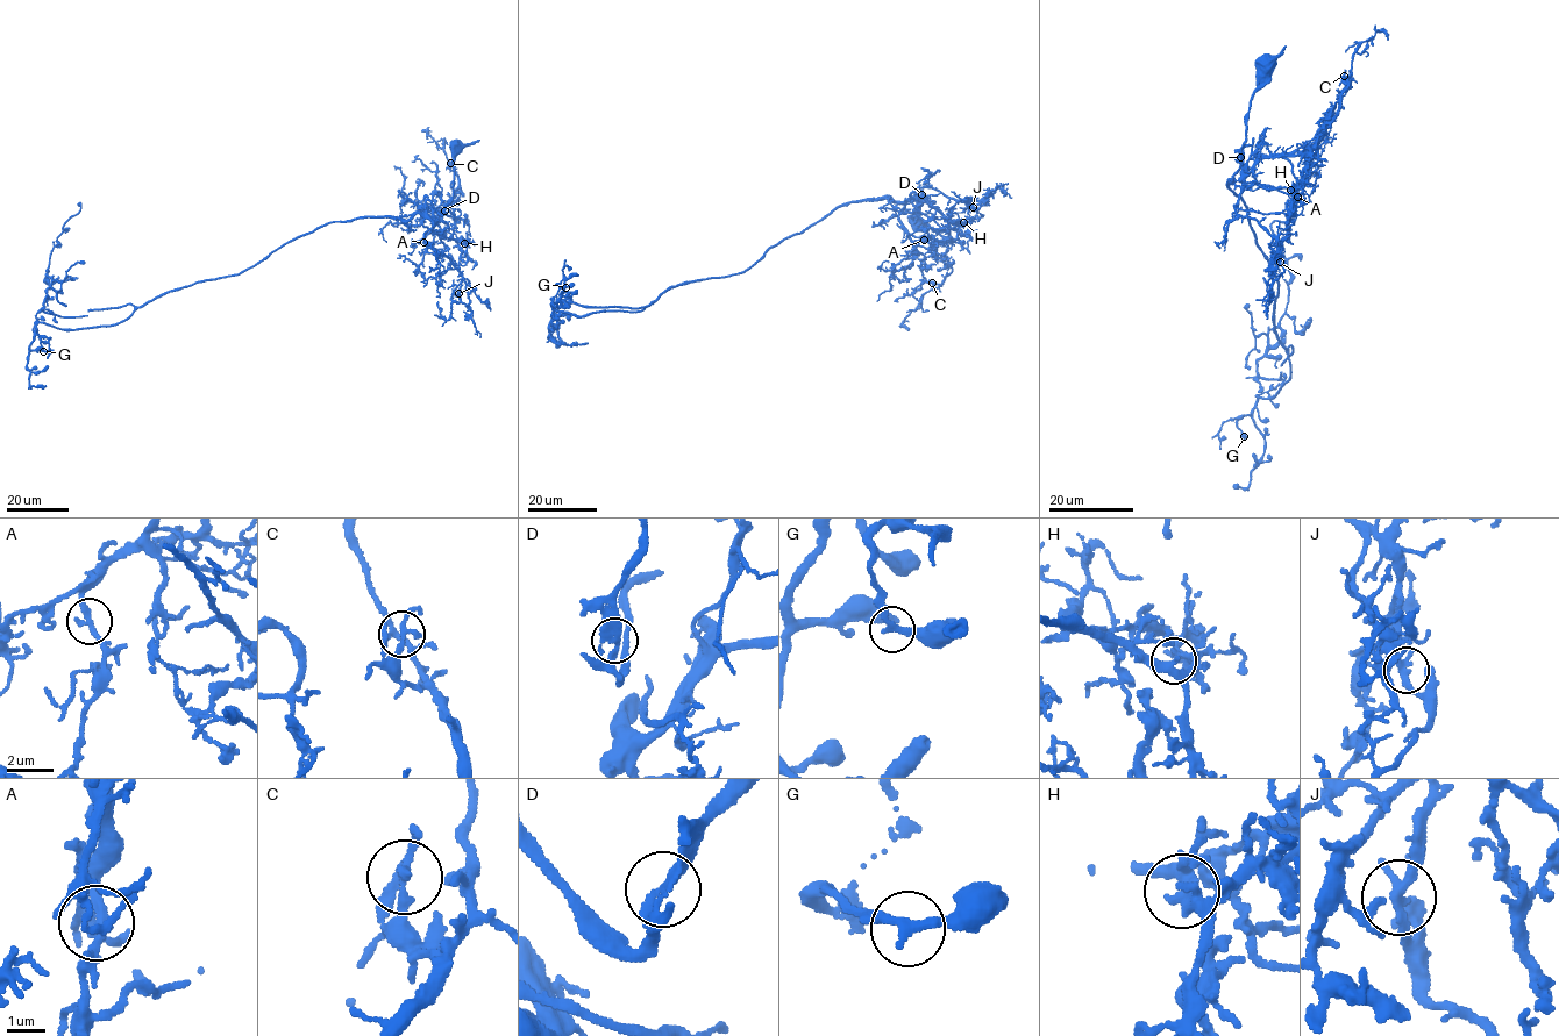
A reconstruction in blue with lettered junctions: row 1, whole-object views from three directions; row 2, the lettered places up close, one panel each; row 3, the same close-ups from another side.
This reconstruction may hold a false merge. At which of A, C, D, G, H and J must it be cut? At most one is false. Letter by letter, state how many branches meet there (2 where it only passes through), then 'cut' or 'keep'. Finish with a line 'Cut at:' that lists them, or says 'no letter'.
A: 2 branches meet; keep
C: 2 branches meet; keep
D: 2 branches meet; keep
G: 2 branches meet; keep
H: 2 branches meet; keep
J: 2 branches meet; keep
Cut at: no letter

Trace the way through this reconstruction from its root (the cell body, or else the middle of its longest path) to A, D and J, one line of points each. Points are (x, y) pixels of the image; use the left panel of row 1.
A: (456, 148), (453, 151), (453, 200), (442, 214), (428, 200), (427, 205), (418, 207), (433, 223), (424, 242)
D: (456, 148), (453, 151), (453, 200), (443, 209)
J: (456, 148), (453, 200), (442, 214), (426, 201), (426, 215), (433, 226), (424, 237), (458, 270), (458, 293)

